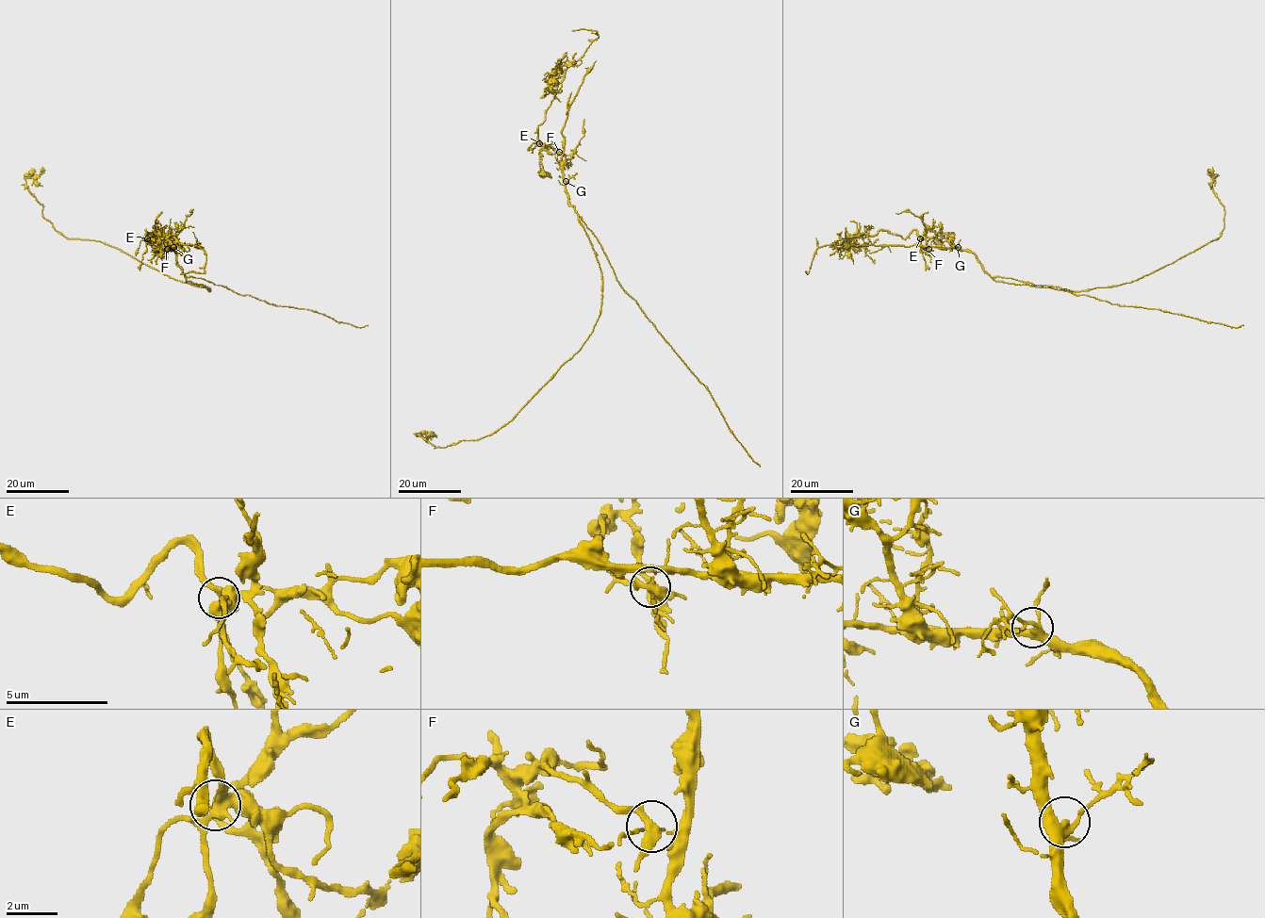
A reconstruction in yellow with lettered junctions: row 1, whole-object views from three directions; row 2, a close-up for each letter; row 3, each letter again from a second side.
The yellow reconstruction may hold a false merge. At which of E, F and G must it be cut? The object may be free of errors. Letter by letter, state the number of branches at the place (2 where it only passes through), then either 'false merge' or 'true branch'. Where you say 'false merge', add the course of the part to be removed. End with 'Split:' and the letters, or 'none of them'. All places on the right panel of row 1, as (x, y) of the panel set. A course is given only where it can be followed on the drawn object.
E: 4 | true branch
F: 4 | false merge | (928, 249), (969, 250), (995, 281), (1073, 291), (1122, 285), (1221, 235), (1224, 205), (1213, 190), (1212, 167)
G: 4 | true branch
Split: F

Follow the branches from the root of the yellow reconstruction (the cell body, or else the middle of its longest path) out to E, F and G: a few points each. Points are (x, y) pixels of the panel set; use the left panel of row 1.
E: (205, 286), (187, 281), (170, 247), (160, 249), (147, 238)
F: (205, 286), (187, 281), (177, 264), (177, 254), (170, 247), (167, 249)
G: (205, 286), (187, 281), (173, 247)

